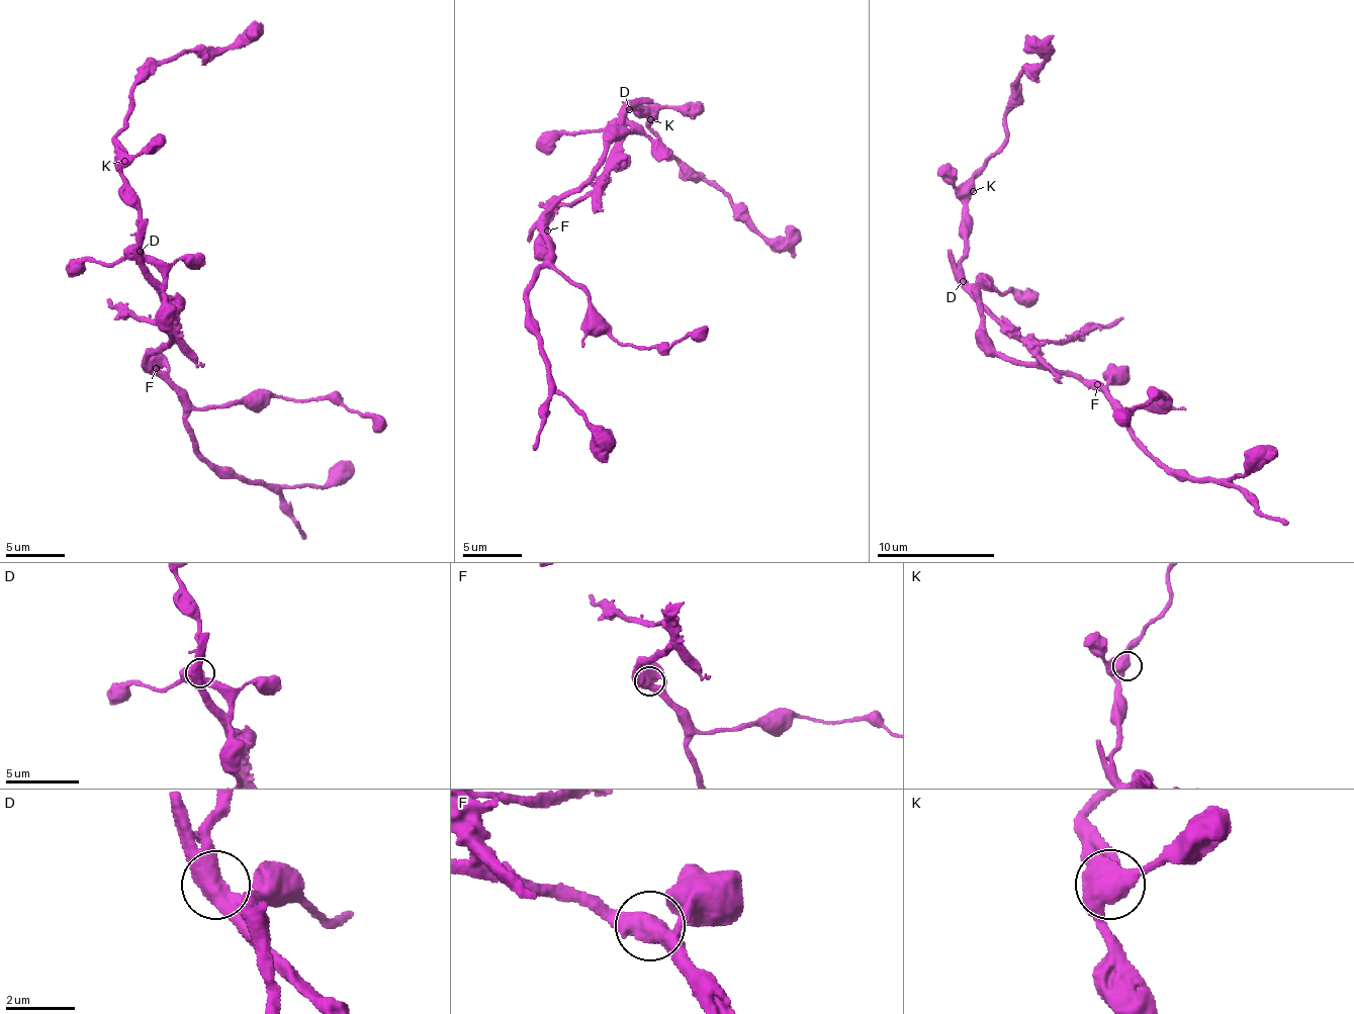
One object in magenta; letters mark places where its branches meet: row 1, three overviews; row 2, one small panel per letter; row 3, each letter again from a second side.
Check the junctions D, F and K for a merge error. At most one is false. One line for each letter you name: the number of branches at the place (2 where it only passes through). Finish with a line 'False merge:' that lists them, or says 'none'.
D: branches 2
False merge: D

